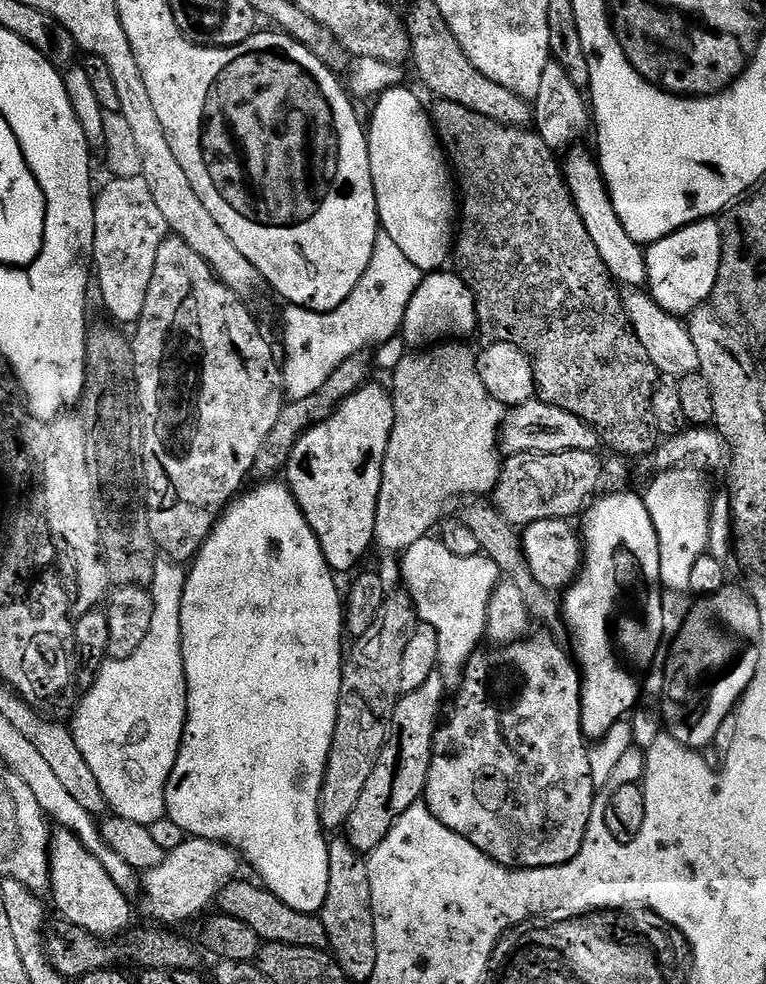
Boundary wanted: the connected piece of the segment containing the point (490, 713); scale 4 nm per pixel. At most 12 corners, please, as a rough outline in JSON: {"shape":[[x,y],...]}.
{"shape":[[478,650],[423,803],[507,868],[582,850],[582,673]]}

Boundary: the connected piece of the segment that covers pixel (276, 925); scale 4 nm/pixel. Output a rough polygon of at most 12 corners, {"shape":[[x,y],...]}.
{"shape":[[237,878],[219,911],[264,944],[328,948],[319,915]]}

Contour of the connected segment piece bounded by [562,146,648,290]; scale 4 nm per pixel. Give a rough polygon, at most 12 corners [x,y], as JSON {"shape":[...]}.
{"shape":[[573,147],[562,171],[612,279],[648,282],[645,249],[626,234],[597,157]]}

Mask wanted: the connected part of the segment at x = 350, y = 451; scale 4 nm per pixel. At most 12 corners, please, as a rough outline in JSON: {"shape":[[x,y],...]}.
{"shape":[[391,391],[309,428],[286,483],[333,573],[373,547]]}

